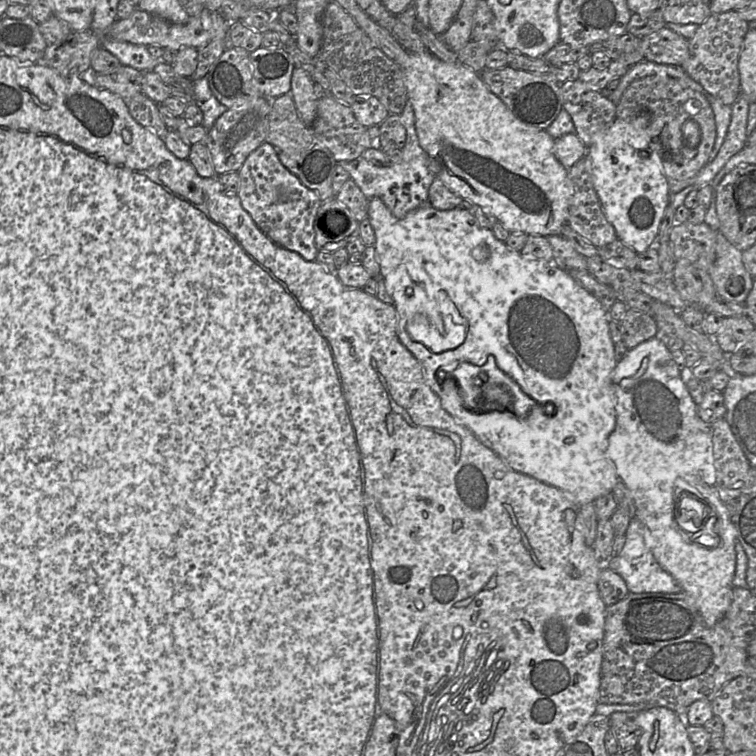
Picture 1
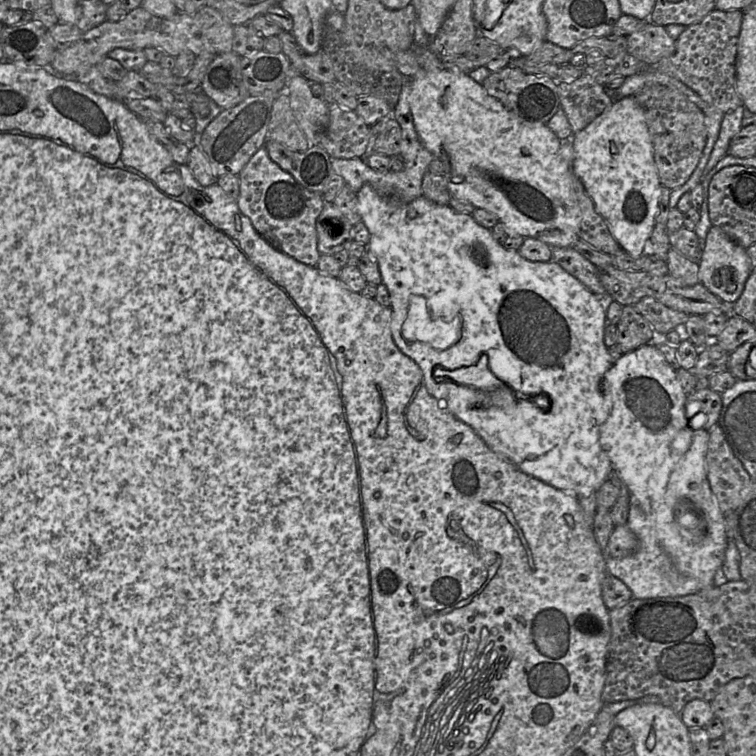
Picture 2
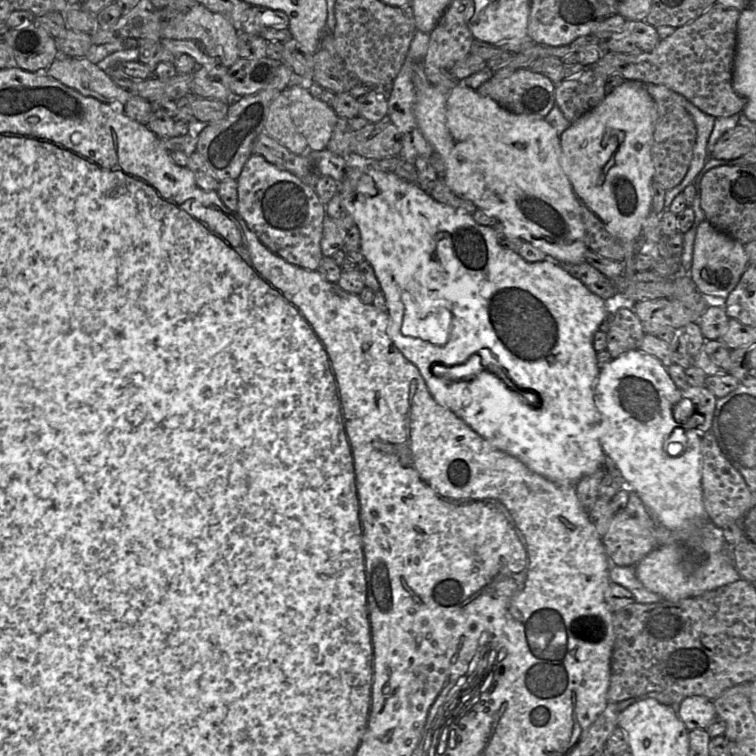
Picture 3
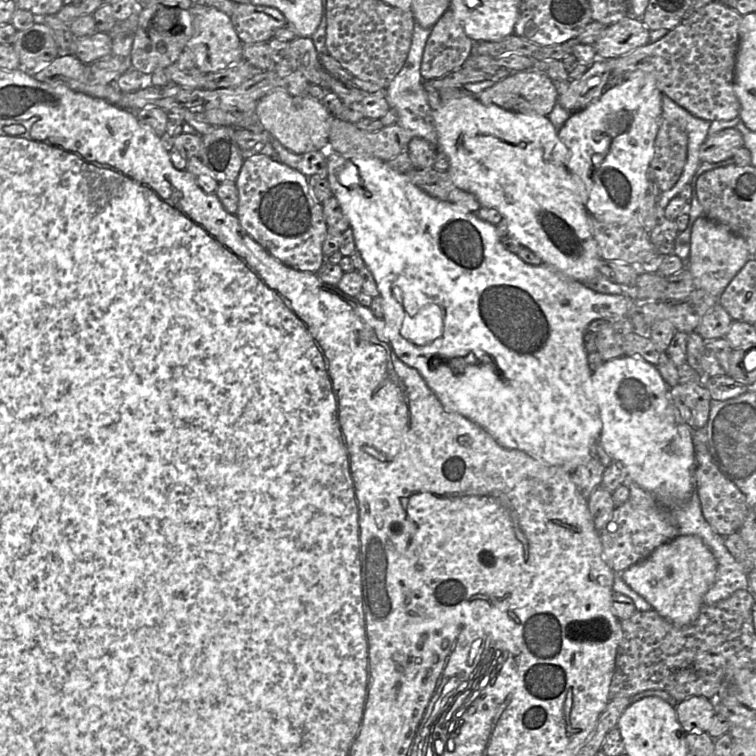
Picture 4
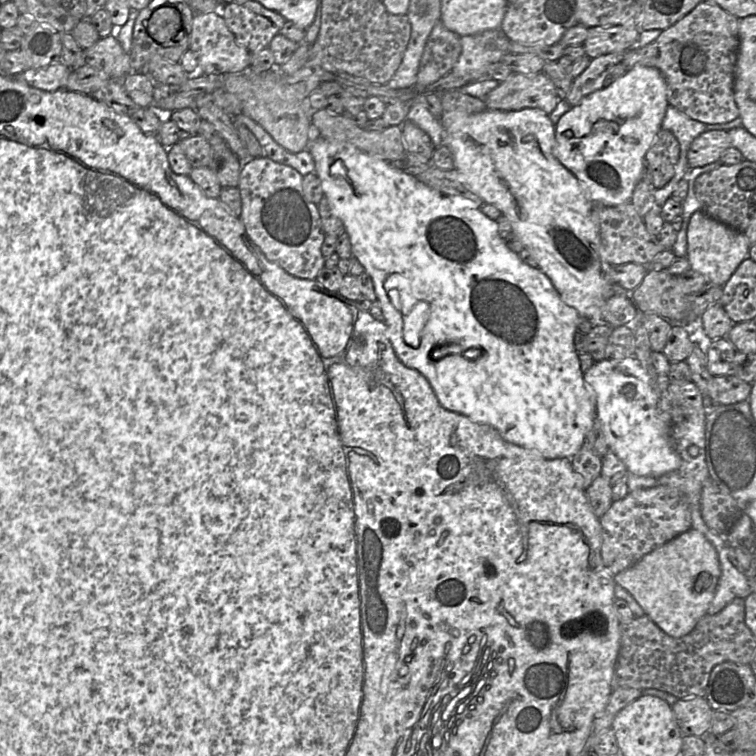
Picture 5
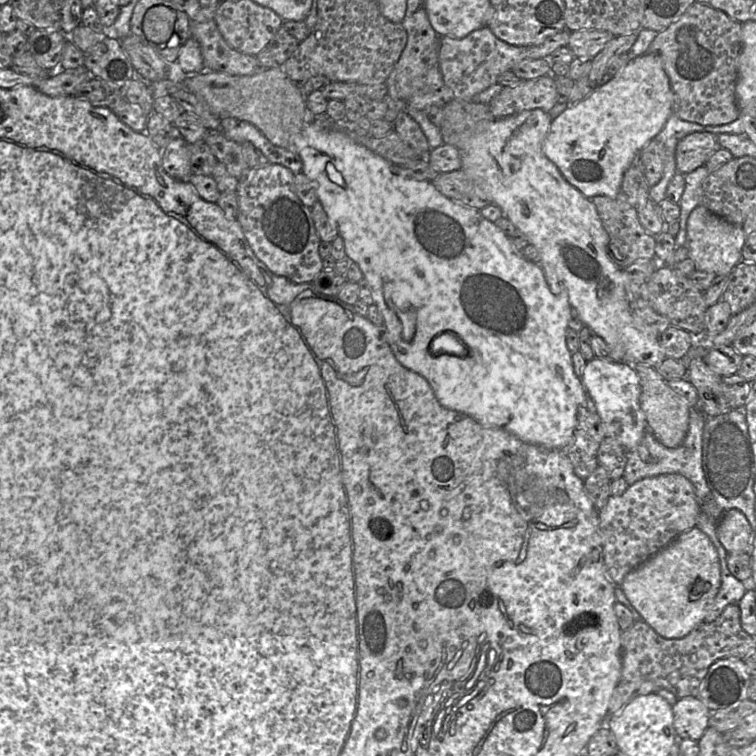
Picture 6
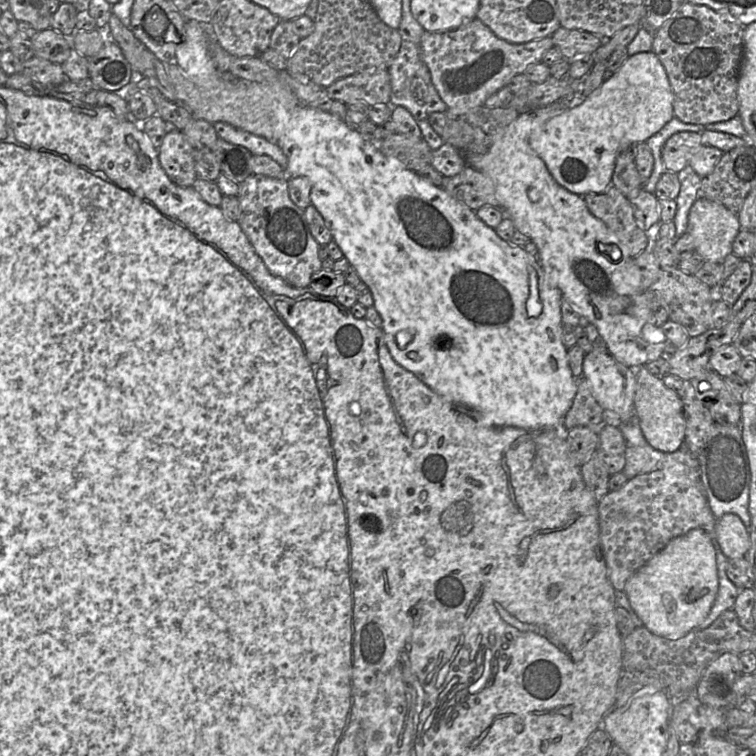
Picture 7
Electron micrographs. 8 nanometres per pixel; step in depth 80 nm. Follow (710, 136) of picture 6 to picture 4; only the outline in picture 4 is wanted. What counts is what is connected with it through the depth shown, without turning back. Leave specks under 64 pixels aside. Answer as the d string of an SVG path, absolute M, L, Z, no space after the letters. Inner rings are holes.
M727 128L708 136L700 147L701 162L716 163L731 158L735 152L744 147L741 133L734 128Z

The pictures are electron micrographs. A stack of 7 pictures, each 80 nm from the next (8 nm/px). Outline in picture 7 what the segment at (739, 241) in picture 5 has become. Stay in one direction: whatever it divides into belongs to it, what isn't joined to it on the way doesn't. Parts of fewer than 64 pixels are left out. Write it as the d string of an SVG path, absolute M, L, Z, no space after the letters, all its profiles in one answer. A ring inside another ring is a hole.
M699 197L689 211L687 231L693 237L695 252L704 261L722 263L728 255L733 254L732 244L740 230L736 214L706 197Z

